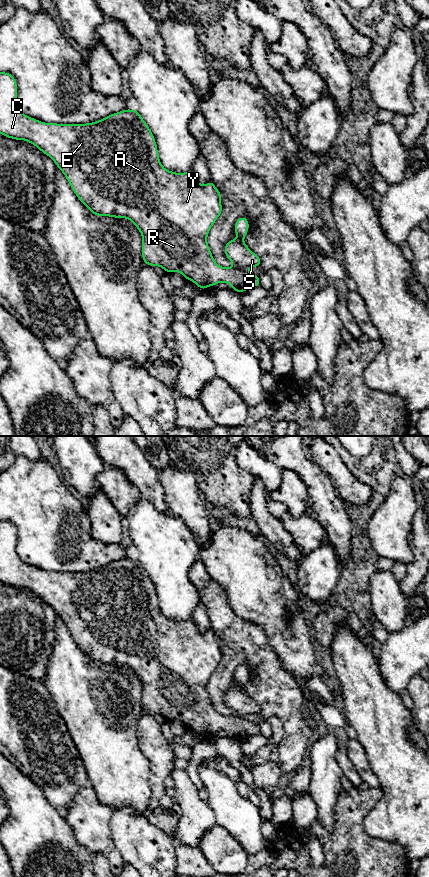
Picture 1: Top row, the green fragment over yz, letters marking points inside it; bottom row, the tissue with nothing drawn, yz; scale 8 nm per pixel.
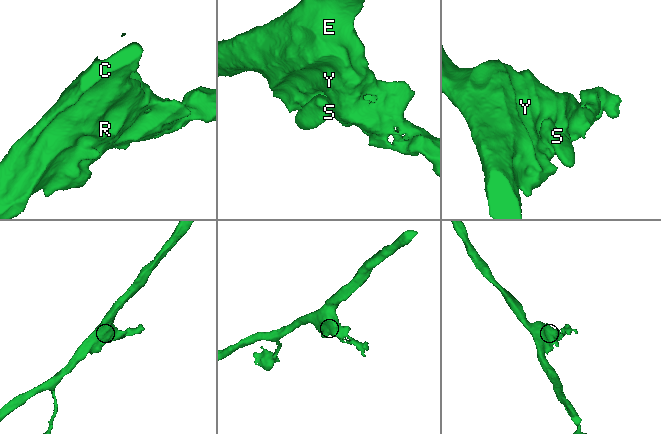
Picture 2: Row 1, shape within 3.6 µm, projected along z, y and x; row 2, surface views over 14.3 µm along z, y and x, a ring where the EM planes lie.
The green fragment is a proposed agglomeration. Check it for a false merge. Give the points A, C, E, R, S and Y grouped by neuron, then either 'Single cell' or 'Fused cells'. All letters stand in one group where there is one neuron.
Groups: A C E R S Y. Single cell

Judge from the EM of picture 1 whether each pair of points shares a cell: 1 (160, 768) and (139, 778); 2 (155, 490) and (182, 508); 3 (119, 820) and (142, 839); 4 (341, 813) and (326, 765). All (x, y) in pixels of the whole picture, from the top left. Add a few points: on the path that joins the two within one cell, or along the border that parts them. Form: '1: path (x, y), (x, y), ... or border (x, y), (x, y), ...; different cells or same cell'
1: border (140, 751), (149, 763), (151, 796); different cells
2: border (158, 473), (164, 501), (170, 512); different cells
3: path (125, 826), (136, 837); same cell
4: border (342, 789), (334, 807), (333, 823); different cells

